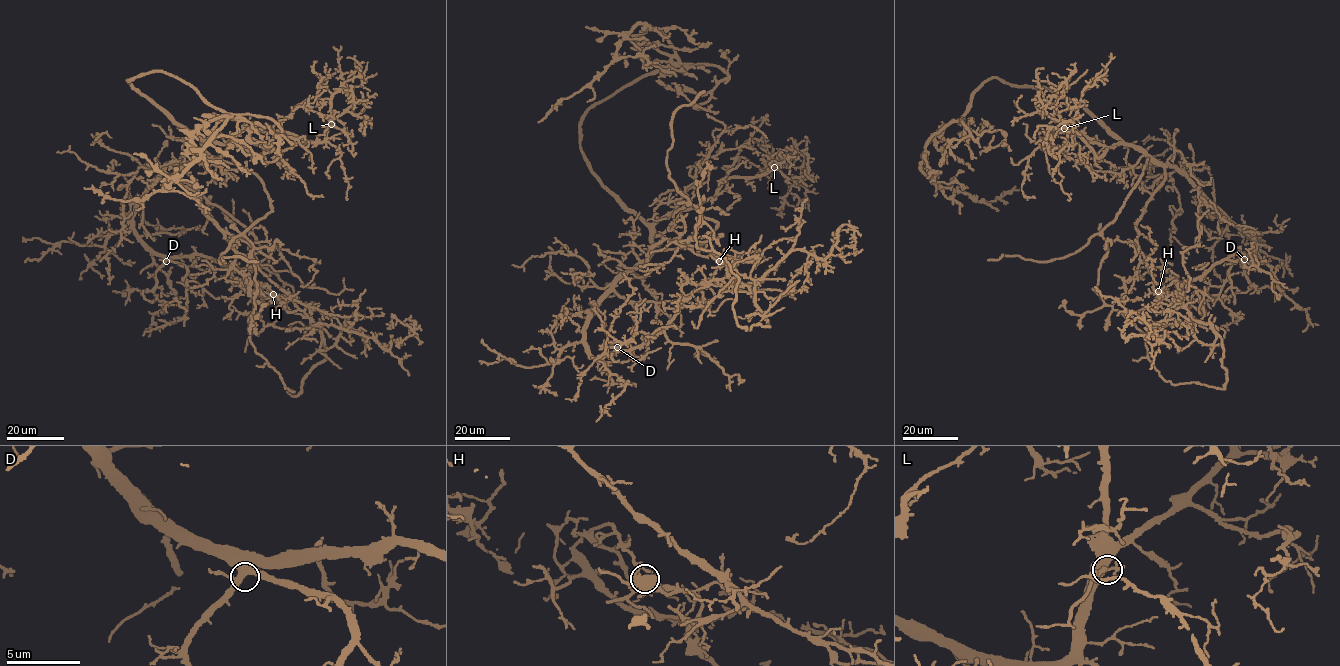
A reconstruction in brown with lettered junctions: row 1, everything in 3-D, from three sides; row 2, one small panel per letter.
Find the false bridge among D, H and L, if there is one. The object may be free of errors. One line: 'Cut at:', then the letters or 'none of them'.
Cut at: H

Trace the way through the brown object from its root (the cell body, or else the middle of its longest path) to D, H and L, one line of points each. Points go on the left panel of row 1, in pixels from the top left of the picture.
D: (202, 142), (202, 153), (196, 159), (176, 161), (163, 170), (141, 198), (133, 218), (133, 230), (166, 261)
H: (202, 142), (202, 153), (186, 167), (197, 185), (201, 210), (239, 253), (249, 256), (291, 296), (273, 293)
L: (202, 142), (214, 140), (261, 154), (279, 132), (322, 142), (331, 124)

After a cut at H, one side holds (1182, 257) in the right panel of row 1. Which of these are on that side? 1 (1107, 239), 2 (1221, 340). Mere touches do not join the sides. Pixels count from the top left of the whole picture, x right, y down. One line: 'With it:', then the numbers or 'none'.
With it: none

